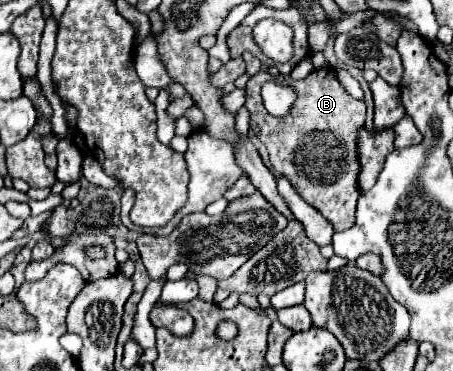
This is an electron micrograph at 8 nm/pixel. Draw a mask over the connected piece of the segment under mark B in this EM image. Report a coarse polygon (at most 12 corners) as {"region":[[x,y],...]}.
{"region":[[333,68],[303,80],[291,116],[247,84],[251,130],[273,168],[333,222],[355,224],[365,102]]}

